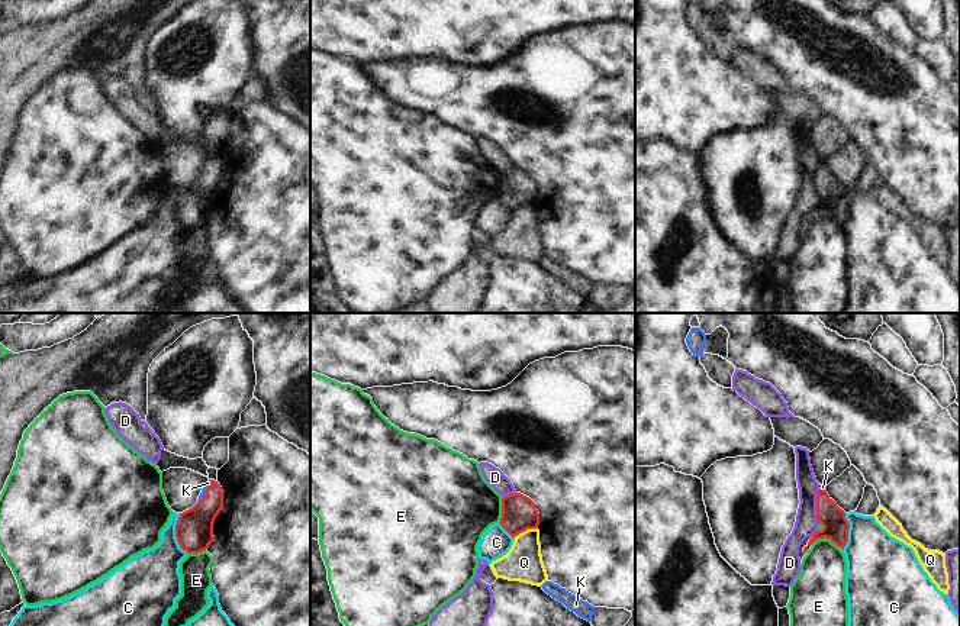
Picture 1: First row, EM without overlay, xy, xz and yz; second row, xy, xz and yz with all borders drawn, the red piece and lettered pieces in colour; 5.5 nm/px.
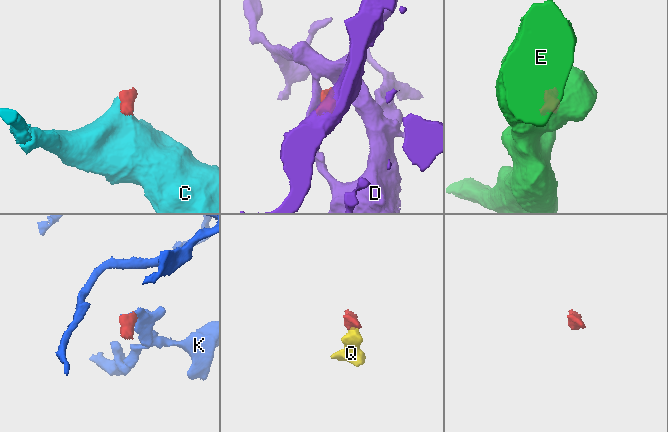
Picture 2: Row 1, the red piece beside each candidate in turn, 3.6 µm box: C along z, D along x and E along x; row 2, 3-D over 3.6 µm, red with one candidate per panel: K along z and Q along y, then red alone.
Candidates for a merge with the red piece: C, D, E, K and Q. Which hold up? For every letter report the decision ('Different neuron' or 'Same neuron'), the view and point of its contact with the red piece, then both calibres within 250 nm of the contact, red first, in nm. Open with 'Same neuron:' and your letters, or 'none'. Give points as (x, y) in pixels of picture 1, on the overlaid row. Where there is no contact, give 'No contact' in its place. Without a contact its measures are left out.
Same neuron: K
C: Different neuron. Touches red at xy (176, 533). Thickness 200 nm (red) against 260 nm
D: Different neuron. Touches red at yz (817, 506). Thickness 140 nm (red) against 120 nm
E: Different neuron. Touches red at yz (825, 536). Thickness 140 nm (red) against 260 nm
K: Same neuron. Touches red at xy (206, 491). Thickness 200 nm (red) against 20 nm
Q: Different neuron. Touches red at xz (524, 531). Thickness 200 nm (red) against 200 nm

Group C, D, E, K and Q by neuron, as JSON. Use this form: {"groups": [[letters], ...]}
{"groups": [["C"], ["D"], ["E"], ["K"], ["Q"]]}

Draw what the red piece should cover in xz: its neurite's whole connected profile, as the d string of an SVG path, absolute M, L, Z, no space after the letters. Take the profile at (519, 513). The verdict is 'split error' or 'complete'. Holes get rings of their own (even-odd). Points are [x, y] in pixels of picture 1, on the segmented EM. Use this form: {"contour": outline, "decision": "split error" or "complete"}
{"contour": "M521 493L509 494L502 498L499 523L512 538L528 529L537 529L539 525L537 504Z", "decision": "complete"}

